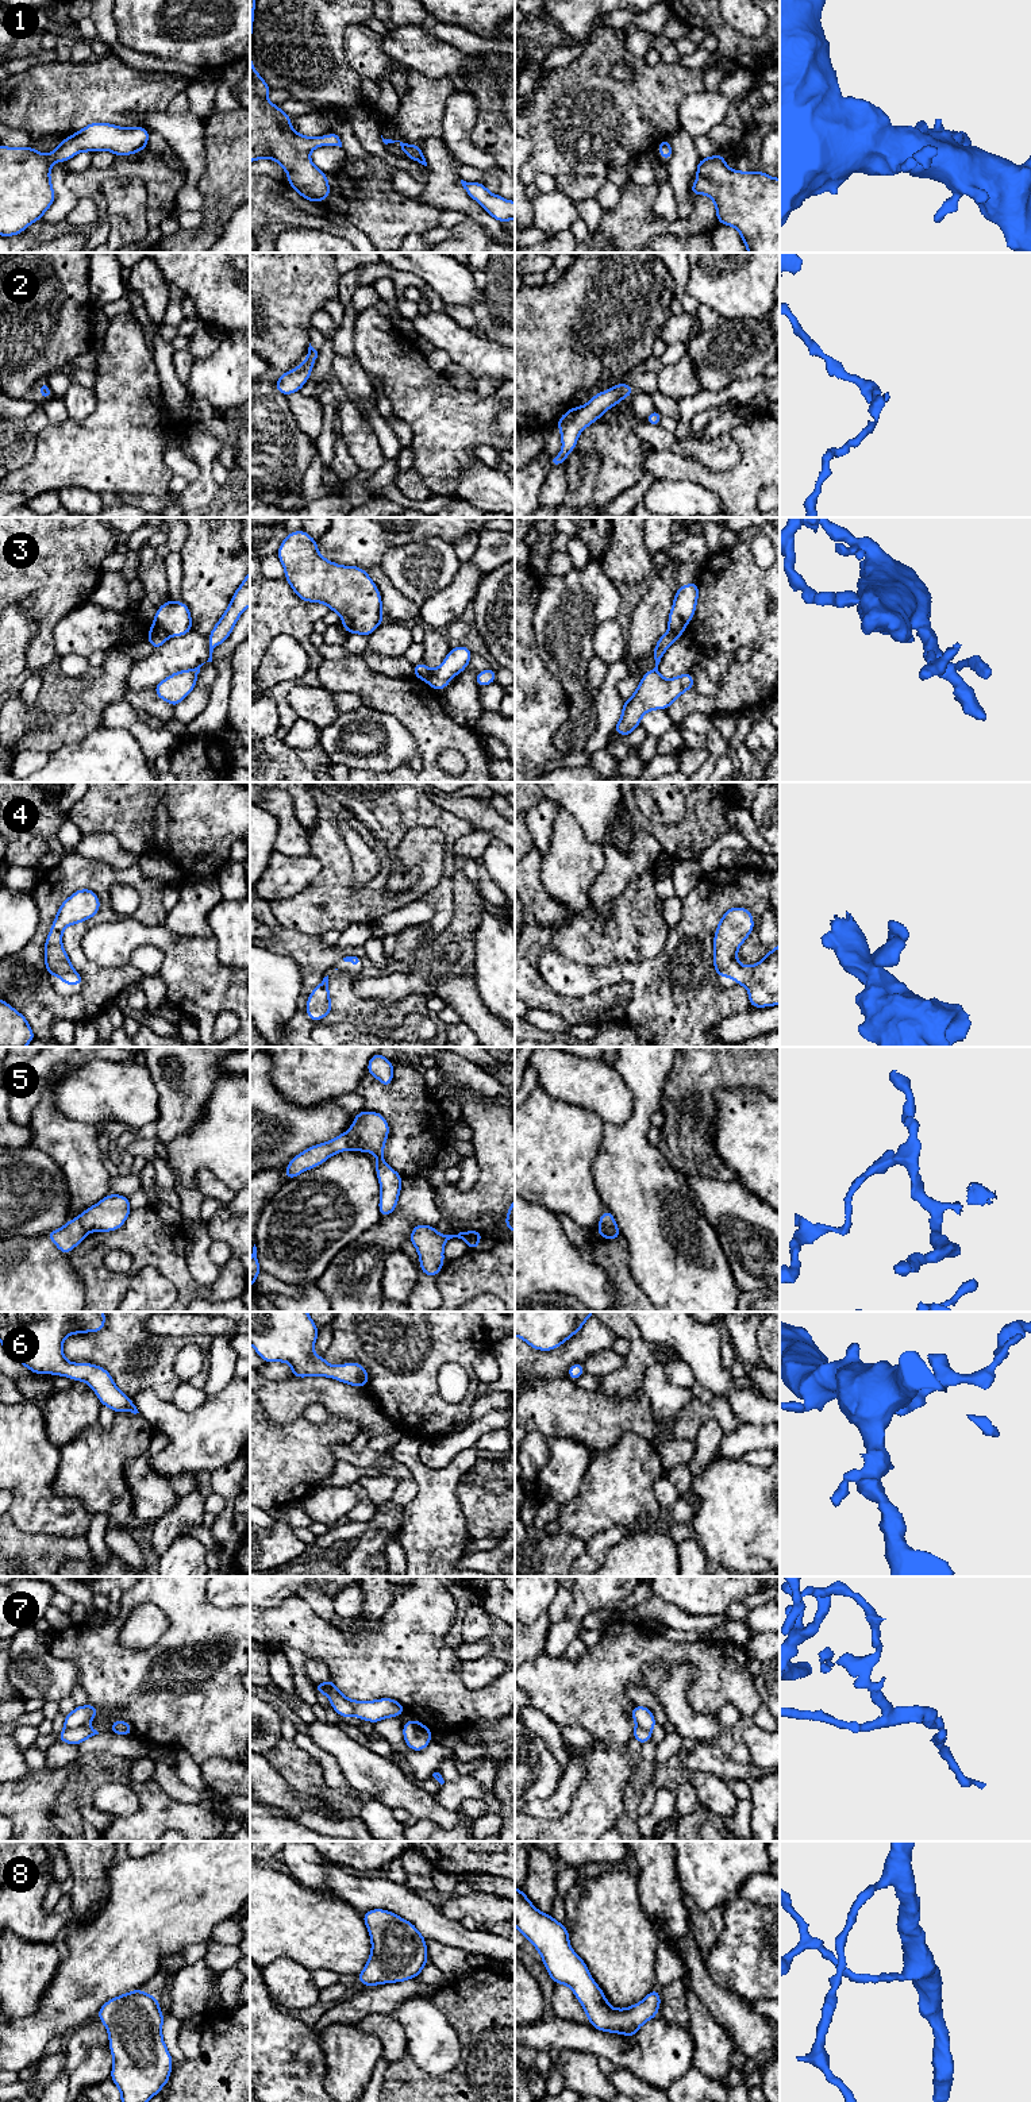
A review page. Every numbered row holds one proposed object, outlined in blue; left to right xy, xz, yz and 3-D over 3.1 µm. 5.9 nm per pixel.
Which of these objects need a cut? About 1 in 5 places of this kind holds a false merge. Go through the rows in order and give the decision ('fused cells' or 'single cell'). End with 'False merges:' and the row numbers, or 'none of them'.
1: single cell
2: single cell
3: fused cells
4: single cell
5: fused cells
6: single cell
7: fused cells
8: single cell
False merges: 3, 5, 7

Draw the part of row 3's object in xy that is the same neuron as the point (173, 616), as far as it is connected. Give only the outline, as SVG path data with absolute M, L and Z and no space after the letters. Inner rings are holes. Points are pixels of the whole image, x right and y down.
M168 601L157 608L154 623L159 624L169 636L182 636L193 631L191 611L182 601Z

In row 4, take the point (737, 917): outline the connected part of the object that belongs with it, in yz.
M734 906L723 913L713 935L713 966L718 977L730 977L749 989L750 1006L780 1004L780 944L753 966L742 966L736 954L754 929L749 909Z

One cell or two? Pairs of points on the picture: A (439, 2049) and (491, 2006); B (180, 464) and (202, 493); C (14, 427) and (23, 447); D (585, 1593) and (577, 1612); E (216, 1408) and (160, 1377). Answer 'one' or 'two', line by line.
A: two
B: two
C: one
D: one
E: two

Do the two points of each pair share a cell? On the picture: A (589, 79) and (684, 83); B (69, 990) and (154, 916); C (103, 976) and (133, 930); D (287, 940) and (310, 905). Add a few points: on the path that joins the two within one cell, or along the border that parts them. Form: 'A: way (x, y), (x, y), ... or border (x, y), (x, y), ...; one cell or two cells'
A: way (612, 89), (661, 88); one cell
B: border (50, 981), (64, 996), (73, 996), (83, 989); two cells
C: border (99, 965), (107, 967); two cells
D: border (270, 908), (274, 919), (285, 928), (319, 936); two cells

